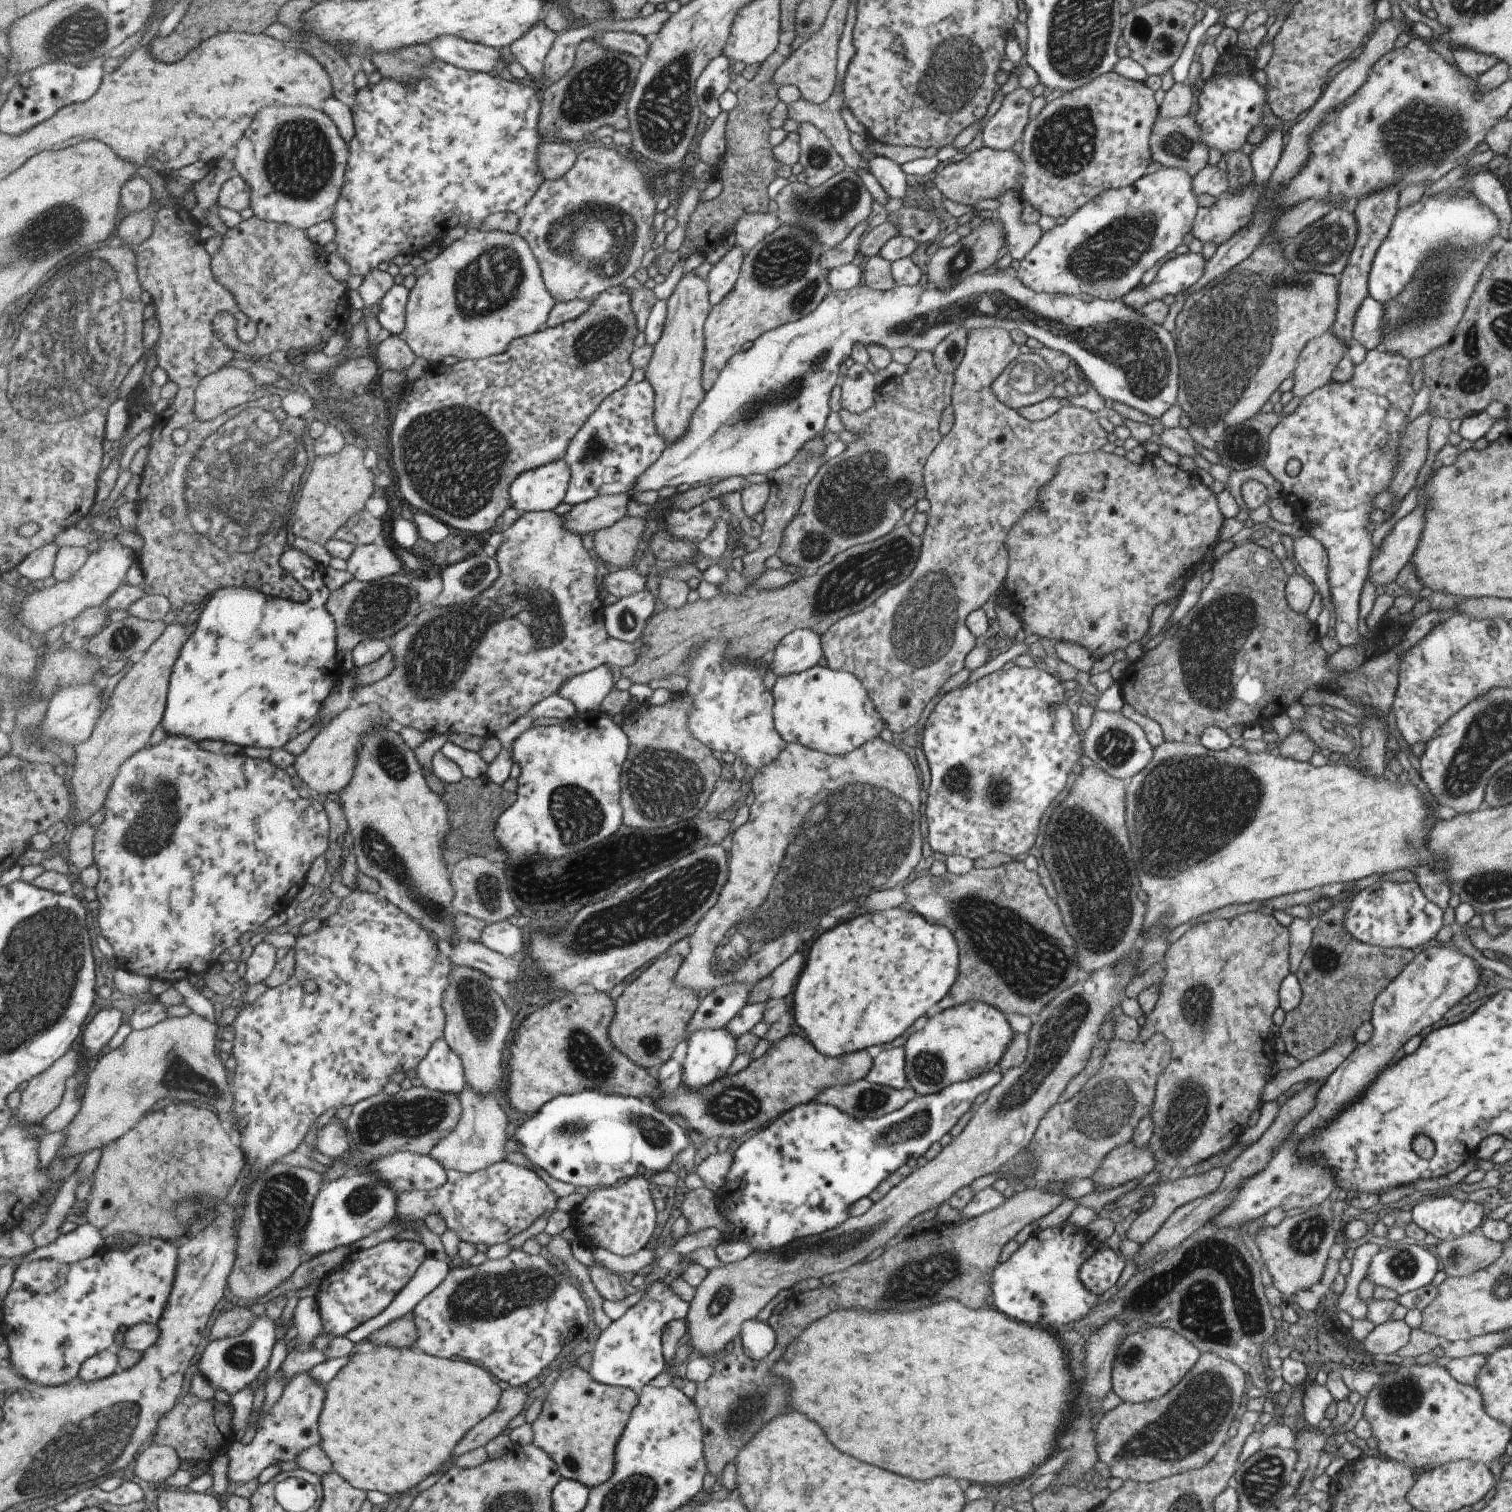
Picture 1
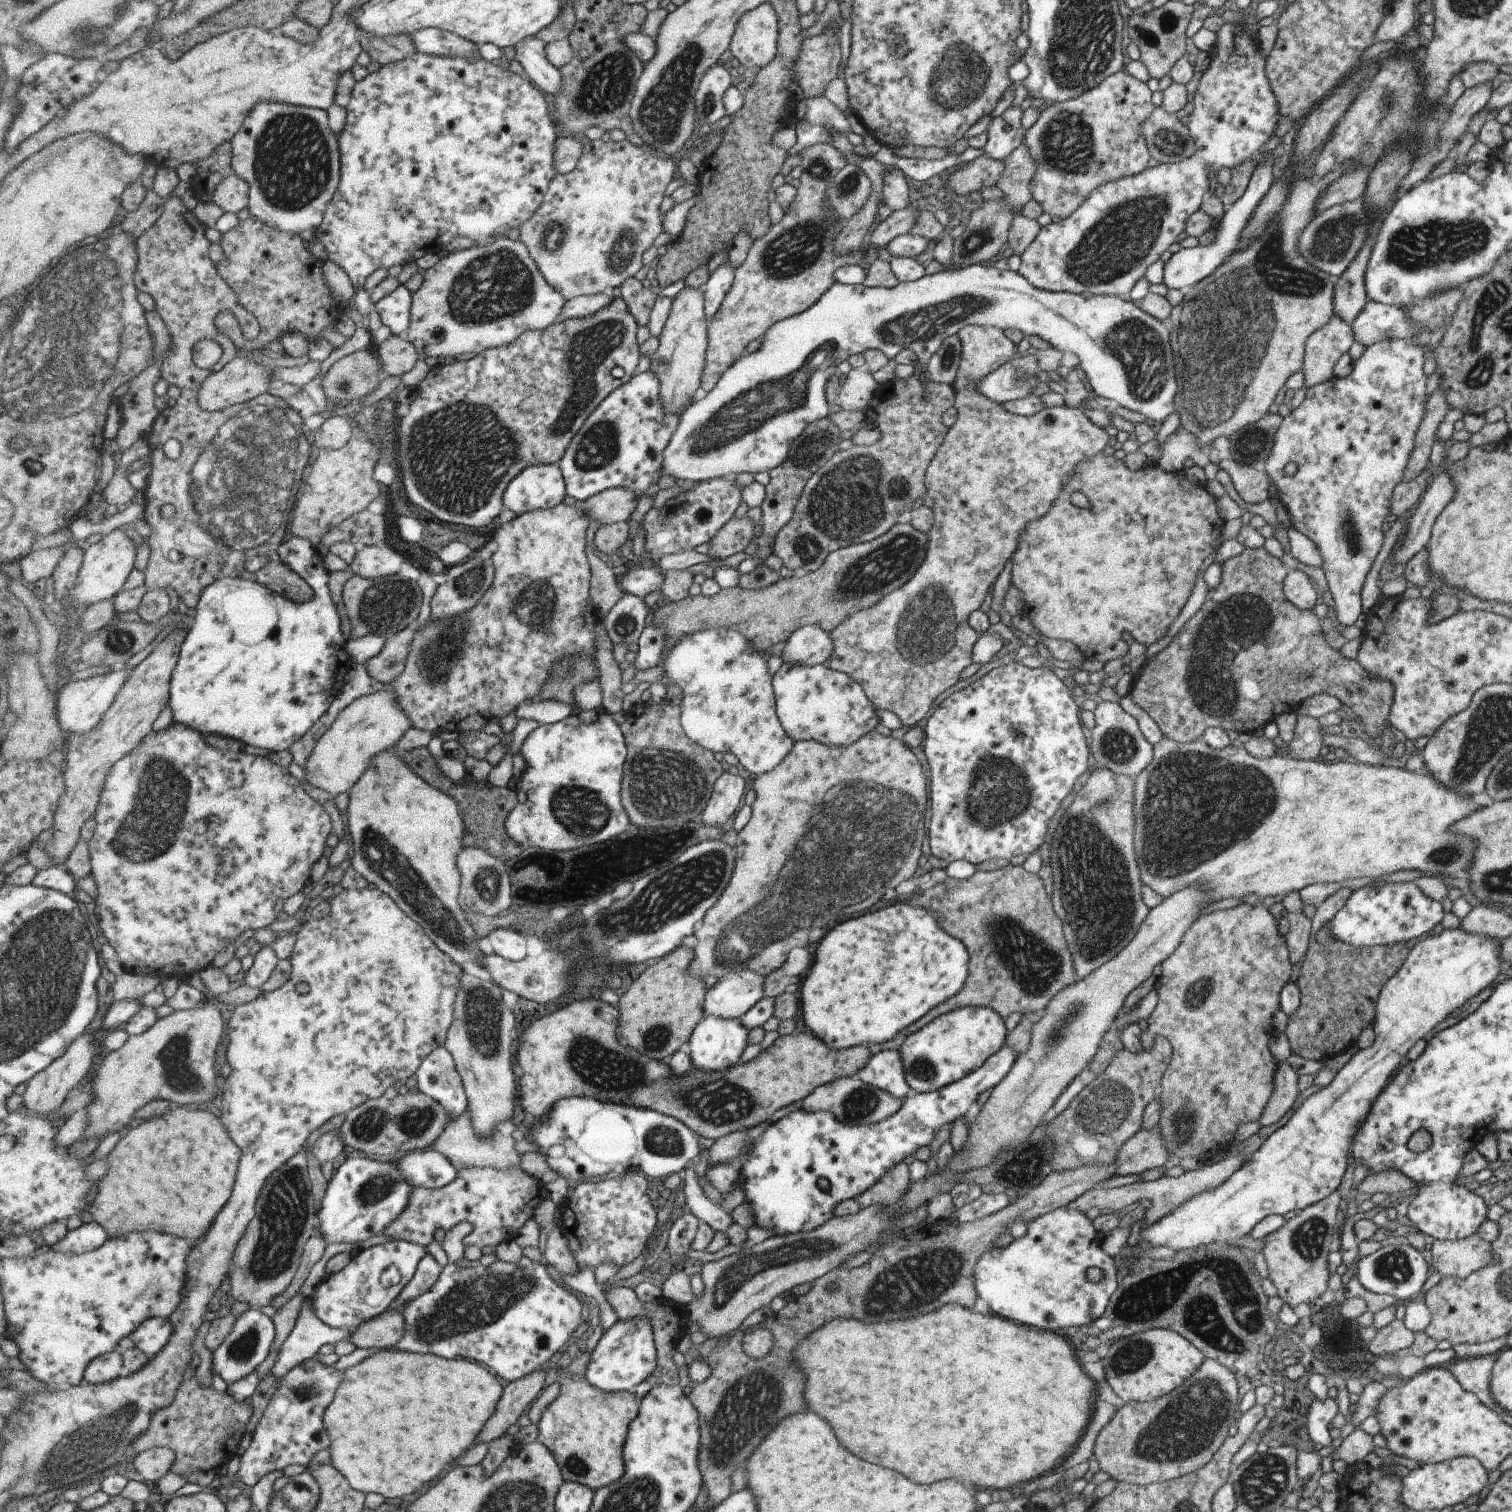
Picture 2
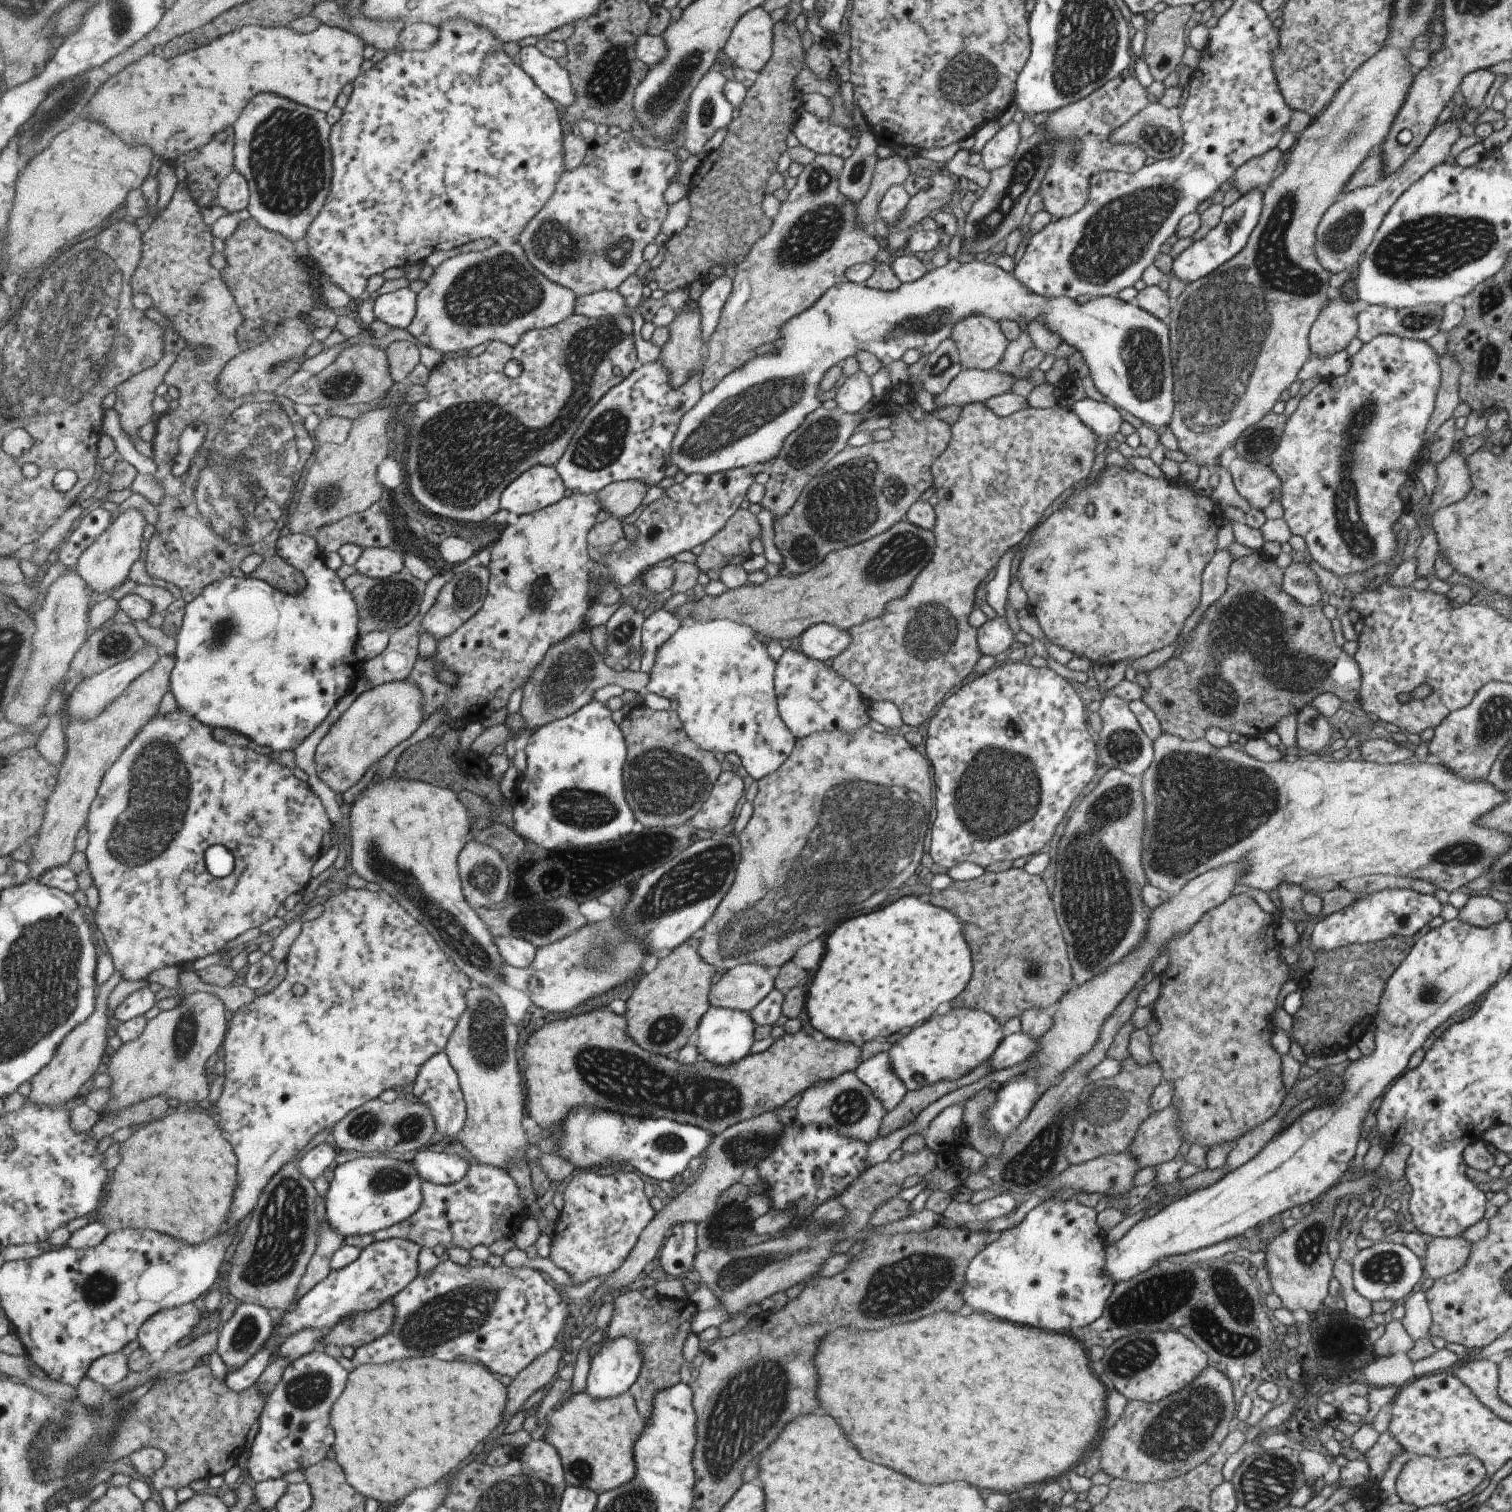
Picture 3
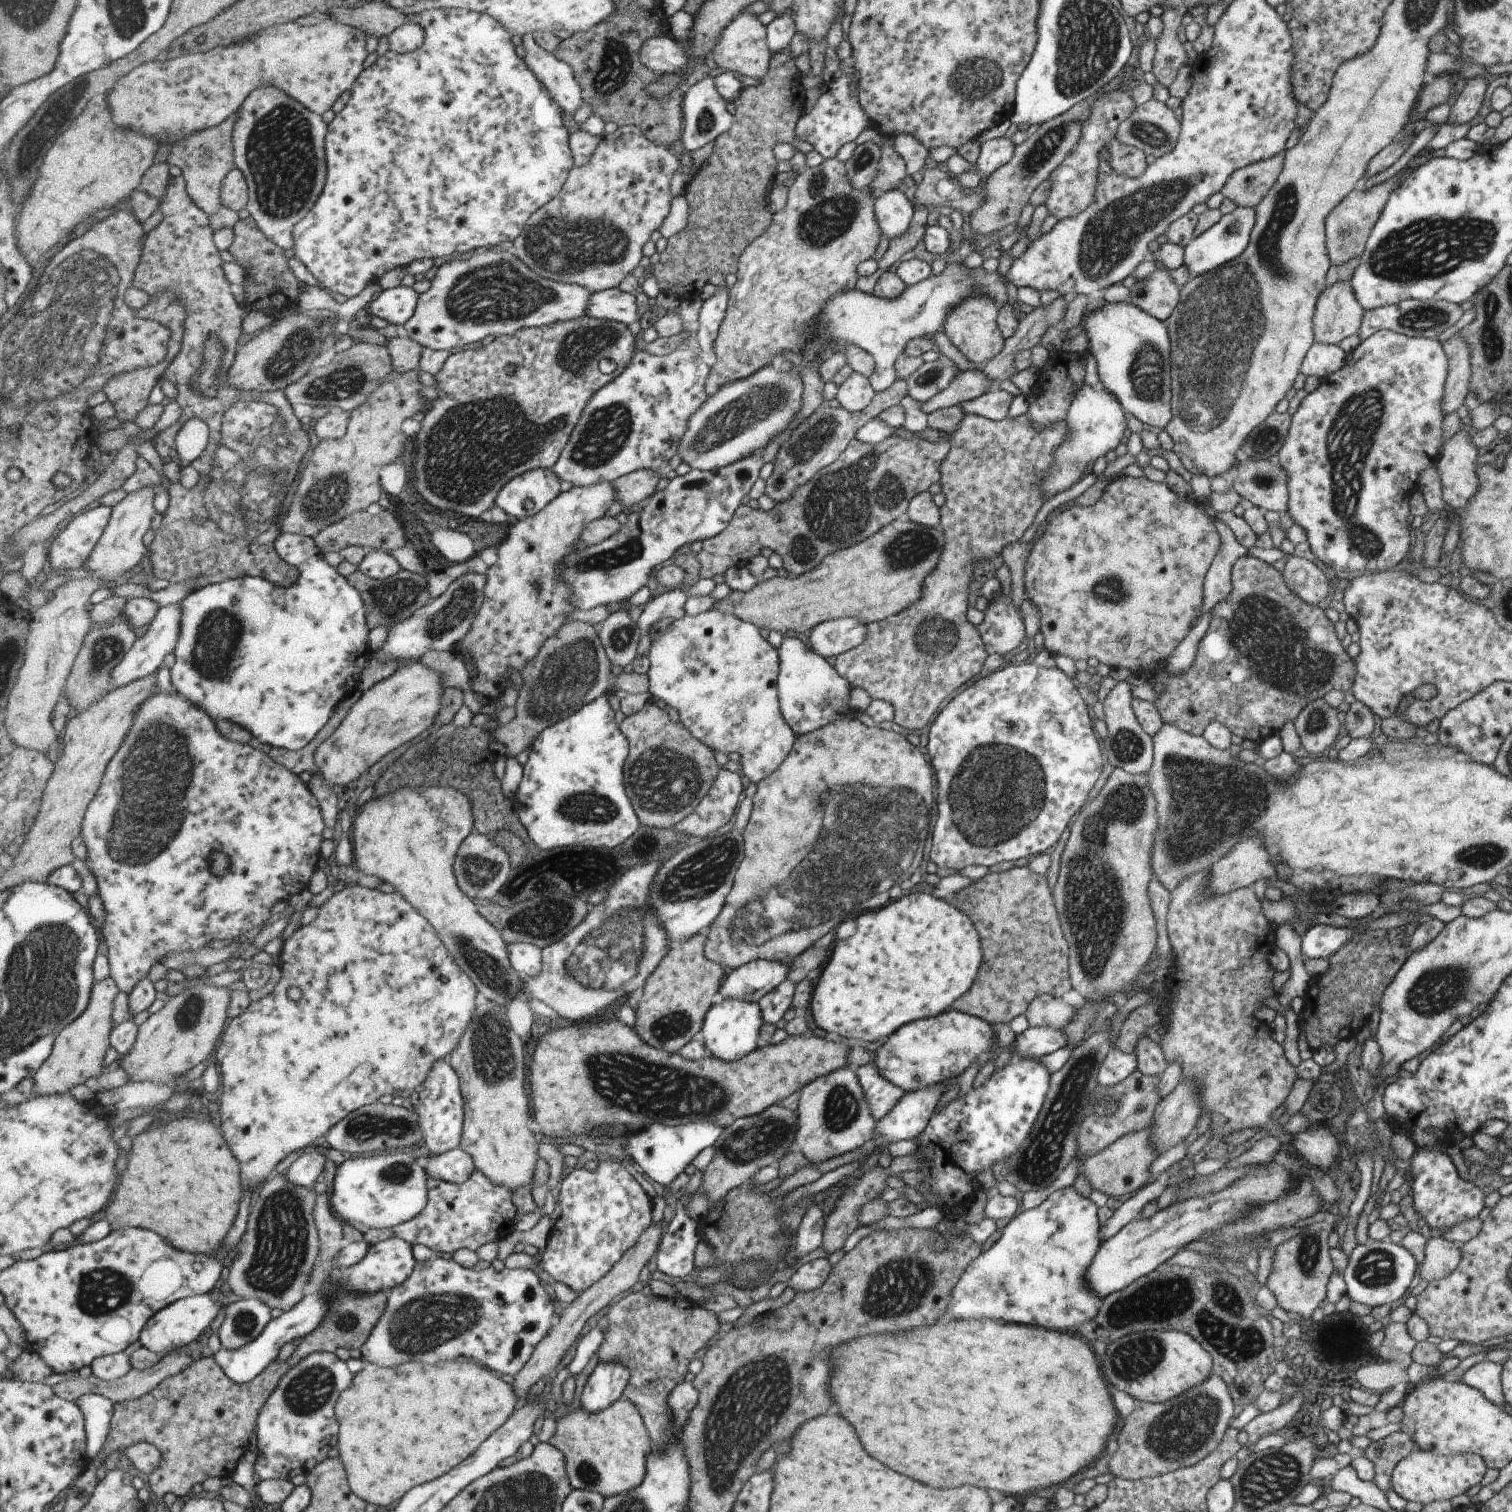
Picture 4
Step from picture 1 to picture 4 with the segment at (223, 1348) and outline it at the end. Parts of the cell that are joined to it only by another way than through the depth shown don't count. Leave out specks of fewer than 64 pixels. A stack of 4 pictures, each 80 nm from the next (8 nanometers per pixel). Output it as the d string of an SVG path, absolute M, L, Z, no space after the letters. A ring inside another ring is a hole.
M243 1298L224 1309L225 1316L218 1329L220 1343L229 1350L255 1342L274 1320L271 1306L263 1300Z

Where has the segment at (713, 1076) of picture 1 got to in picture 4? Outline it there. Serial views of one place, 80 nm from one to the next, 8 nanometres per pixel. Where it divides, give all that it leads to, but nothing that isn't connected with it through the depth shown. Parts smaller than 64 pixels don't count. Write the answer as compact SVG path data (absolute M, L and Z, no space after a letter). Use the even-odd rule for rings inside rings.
M719 997L709 1008L700 1038L707 1046L708 1055L723 1061L735 1061L746 1056L749 1050L755 1049L759 1028L761 1028L761 1014L759 1014L757 1000L745 1002L745 1000Z

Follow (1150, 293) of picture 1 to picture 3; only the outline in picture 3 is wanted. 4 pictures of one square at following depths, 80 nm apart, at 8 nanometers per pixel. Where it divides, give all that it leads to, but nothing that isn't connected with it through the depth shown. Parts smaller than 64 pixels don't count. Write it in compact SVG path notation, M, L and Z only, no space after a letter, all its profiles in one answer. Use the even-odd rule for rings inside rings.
M1253 188L1249 192L1245 192L1243 196L1233 202L1229 207L1225 207L1222 211L1220 222L1207 232L1207 236L1203 236L1201 240L1194 240L1189 244L1183 252L1177 254L1175 260L1171 264L1168 276L1175 276L1177 280L1185 282L1194 282L1203 276L1208 276L1215 268L1221 266L1236 256L1239 250L1247 243L1247 238L1251 234L1251 230L1255 228L1259 214L1261 213L1261 198L1263 198L1263 188Z

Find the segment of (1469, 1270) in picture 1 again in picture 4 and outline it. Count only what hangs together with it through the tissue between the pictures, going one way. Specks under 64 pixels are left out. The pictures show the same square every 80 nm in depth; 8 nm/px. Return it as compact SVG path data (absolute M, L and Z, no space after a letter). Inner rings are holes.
M1441 1236L1428 1237L1423 1248L1423 1263L1416 1269L1419 1277L1429 1283L1448 1276L1459 1263L1459 1248Z

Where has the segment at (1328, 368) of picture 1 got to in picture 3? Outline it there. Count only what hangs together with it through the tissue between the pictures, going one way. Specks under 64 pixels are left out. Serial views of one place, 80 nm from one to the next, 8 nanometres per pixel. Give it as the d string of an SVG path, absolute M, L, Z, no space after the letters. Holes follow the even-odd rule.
M1342 291L1330 292L1331 297L1327 298L1327 302L1321 306L1317 319L1313 322L1311 329L1308 333L1308 346L1309 351L1313 356L1319 356L1319 358L1327 358L1335 352L1345 350L1345 347L1352 338L1356 337L1357 333L1357 313L1360 306L1349 302Z

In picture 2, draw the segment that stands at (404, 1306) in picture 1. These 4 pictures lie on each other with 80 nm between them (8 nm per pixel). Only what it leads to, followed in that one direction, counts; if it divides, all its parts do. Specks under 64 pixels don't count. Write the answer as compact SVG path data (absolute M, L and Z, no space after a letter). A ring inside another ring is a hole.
M428 1252L425 1258L419 1262L416 1275L411 1278L411 1282L403 1288L403 1292L401 1292L389 1310L399 1310L403 1312L403 1306L406 1303L429 1292L433 1286L439 1282L439 1277L443 1269L441 1264L439 1264L439 1262L437 1262ZM305 1298L295 1328L283 1343L280 1358L271 1370L272 1375L278 1381L278 1388L275 1392L280 1389L292 1368L315 1357L325 1344L335 1344L335 1342L347 1340L353 1333L353 1330L337 1330L326 1325L316 1315L312 1307L312 1300Z

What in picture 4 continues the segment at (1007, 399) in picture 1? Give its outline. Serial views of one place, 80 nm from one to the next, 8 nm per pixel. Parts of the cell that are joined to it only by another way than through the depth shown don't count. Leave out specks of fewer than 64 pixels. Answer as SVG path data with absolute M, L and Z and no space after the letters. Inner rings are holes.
M963 370L949 382L943 392L923 402L921 410L928 415L933 410L948 408L965 400L973 400L985 392L991 392L992 389L997 389L997 384L992 385L989 380L985 380L981 370Z

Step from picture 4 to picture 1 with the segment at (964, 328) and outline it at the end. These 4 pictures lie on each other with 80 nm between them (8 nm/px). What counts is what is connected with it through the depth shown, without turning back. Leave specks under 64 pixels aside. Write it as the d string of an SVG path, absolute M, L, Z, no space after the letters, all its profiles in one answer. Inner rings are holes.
M967 329L964 354L953 372L953 388L948 399L953 410L953 425L927 456L922 471L929 510L926 527L919 536L916 563L907 578L888 588L867 608L839 619L819 636L826 667L855 676L865 687L884 726L892 733L915 725L945 680L964 667L964 658L975 647L975 637L967 630L965 617L979 609L1004 580L1008 567L1004 542L1013 523L1025 516L1025 512L1037 508L1041 488L1053 480L1059 468L1057 464L1065 456L1096 452L1108 442L1108 434L1099 426L1097 415L1083 408L1061 406L1047 418L1029 421L1001 404L991 392L991 382L1019 354L1007 330Z

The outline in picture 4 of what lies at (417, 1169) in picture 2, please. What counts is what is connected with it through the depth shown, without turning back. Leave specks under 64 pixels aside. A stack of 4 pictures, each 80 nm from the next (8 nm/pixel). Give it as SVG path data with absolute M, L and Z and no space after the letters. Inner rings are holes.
M461 1147L433 1158L427 1157L423 1163L430 1177L458 1184L470 1180L477 1169L473 1156L464 1152Z

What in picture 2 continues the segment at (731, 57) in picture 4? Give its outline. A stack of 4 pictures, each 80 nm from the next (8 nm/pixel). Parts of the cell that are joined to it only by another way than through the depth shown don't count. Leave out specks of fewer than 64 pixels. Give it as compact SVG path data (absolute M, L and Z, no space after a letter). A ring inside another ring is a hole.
M767 1L745 12L736 24L727 51L744 71L772 62L777 47L777 18Z

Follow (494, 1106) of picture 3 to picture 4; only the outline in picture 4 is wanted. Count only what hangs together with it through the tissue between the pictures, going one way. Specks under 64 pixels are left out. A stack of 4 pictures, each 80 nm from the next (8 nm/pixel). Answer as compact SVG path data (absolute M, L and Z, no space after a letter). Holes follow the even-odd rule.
M477 996L477 1014L461 1038L461 1046L449 1058L459 1074L466 1103L462 1150L473 1156L477 1169L493 1184L509 1188L513 1194L521 1186L533 1188L533 1173L539 1160L539 1143L527 1126L531 1100L527 1094L527 1062L524 1041L510 1026L507 1008Z

